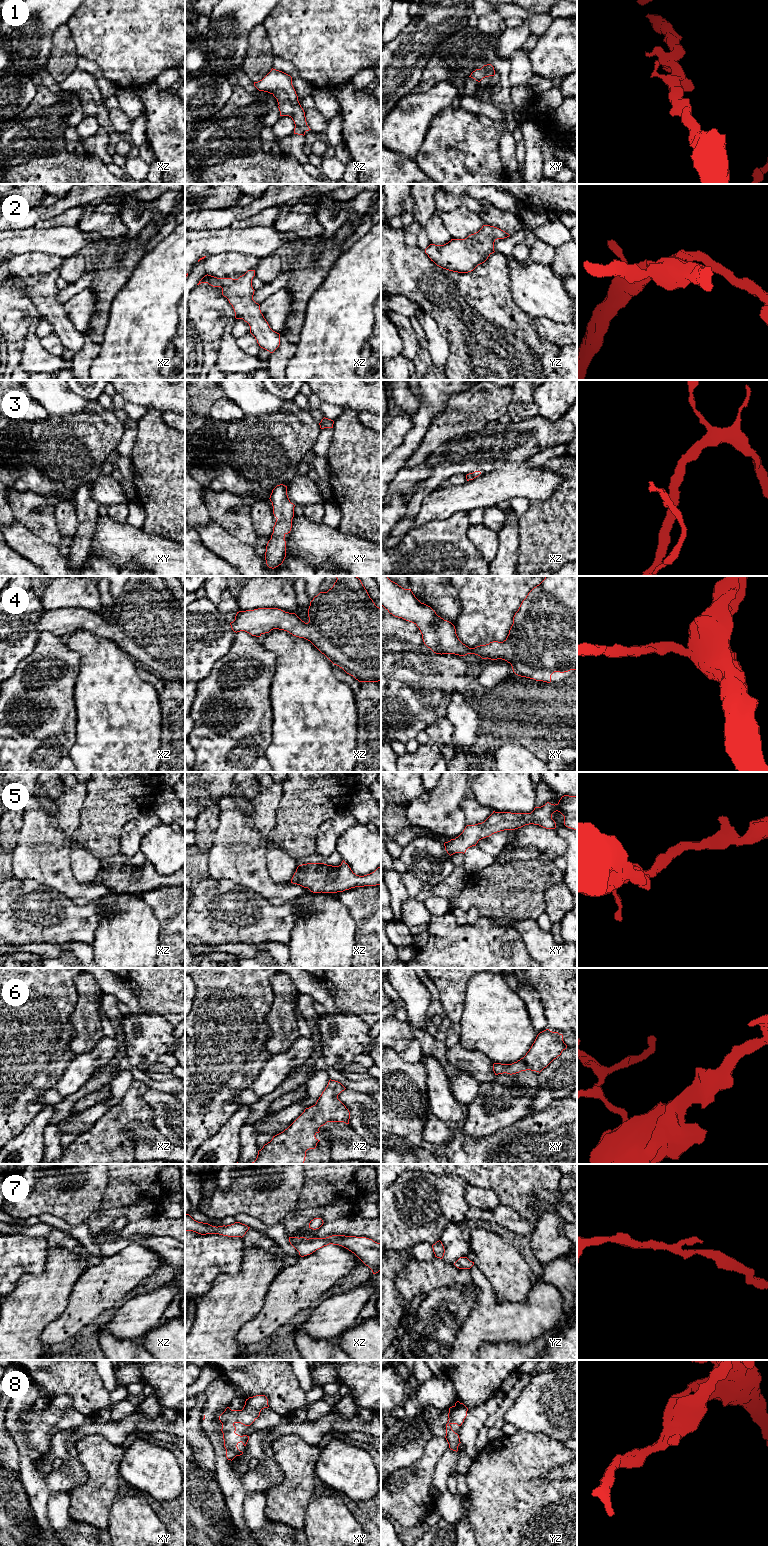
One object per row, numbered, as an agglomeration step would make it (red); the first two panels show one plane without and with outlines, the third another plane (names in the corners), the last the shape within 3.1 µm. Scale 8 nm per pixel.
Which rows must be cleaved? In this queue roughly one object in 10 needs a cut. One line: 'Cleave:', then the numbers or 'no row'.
Cleave: no row

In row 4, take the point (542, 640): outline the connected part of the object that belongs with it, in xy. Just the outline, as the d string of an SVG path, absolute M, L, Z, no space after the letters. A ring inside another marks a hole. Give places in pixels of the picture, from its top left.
M381 576L381 606L393 616L414 623L422 634L424 644L436 654L459 656L475 654L482 659L502 659L511 664L516 675L547 683L551 682L551 675L554 672L577 670L577 576L546 576L522 601L513 617L507 638L503 642L493 641L475 648L469 648L459 640L455 626L451 622L438 616L430 606L421 603L411 589L402 588L388 576Z

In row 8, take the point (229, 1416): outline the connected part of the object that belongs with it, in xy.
M256 1395L246 1399L242 1410L231 1410L227 1407L219 1416L228 1460L232 1461L236 1456L242 1455L243 1452L238 1449L237 1445L242 1442L246 1446L249 1440L249 1436L240 1436L235 1433L236 1427L234 1424L241 1423L250 1426L259 1417L261 1410L268 1407L267 1397L265 1395Z

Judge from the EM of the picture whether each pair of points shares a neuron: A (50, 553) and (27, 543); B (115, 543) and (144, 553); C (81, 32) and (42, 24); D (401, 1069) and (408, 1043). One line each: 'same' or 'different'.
A: same
B: same
C: different
D: different

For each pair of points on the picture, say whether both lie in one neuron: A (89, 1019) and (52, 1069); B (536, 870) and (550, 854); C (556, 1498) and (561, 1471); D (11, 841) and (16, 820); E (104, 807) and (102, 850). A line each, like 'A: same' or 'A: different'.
A: different
B: different
C: different
D: same
E: same

